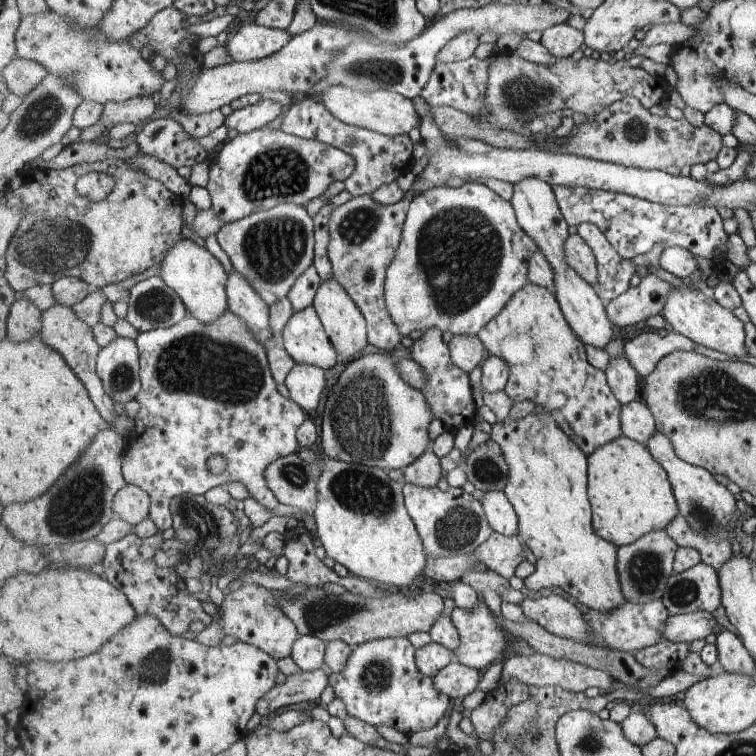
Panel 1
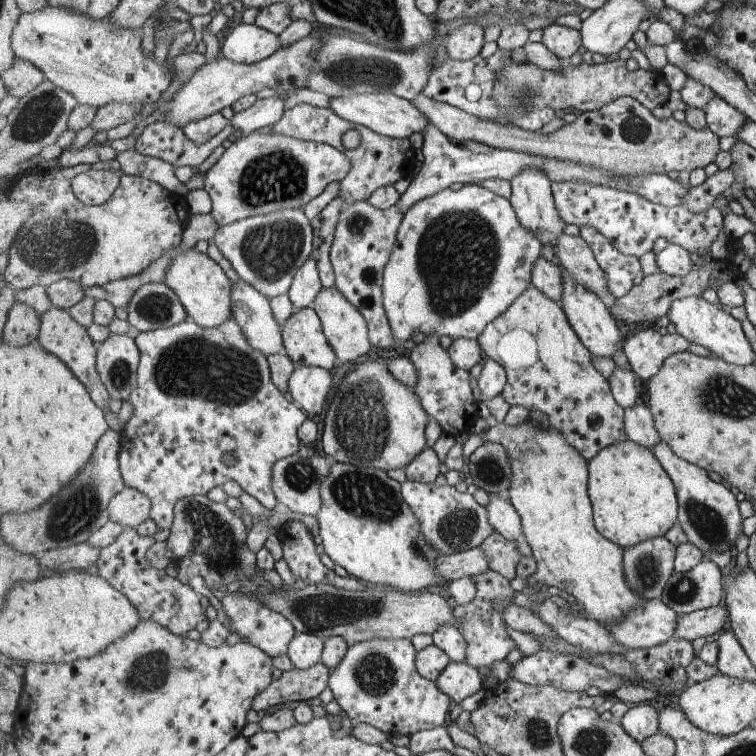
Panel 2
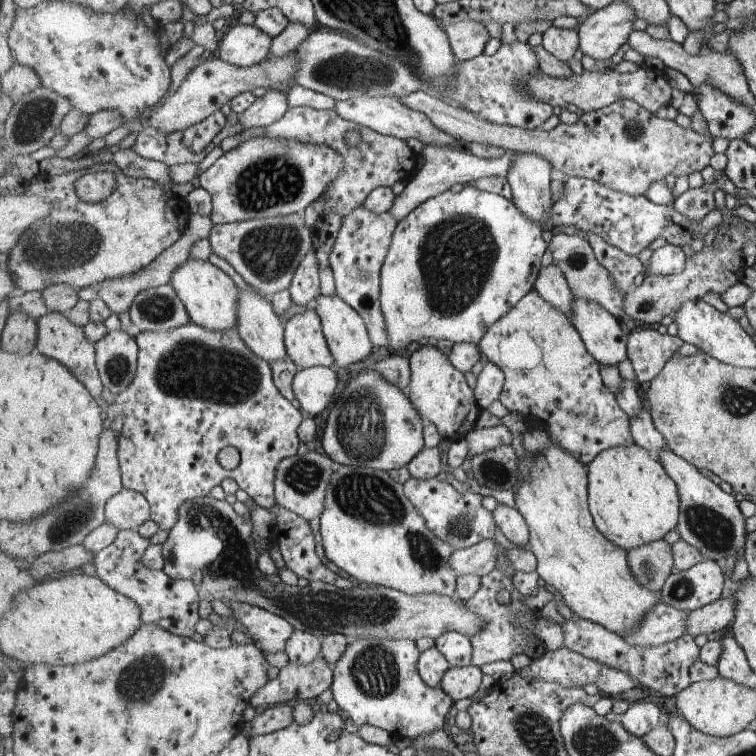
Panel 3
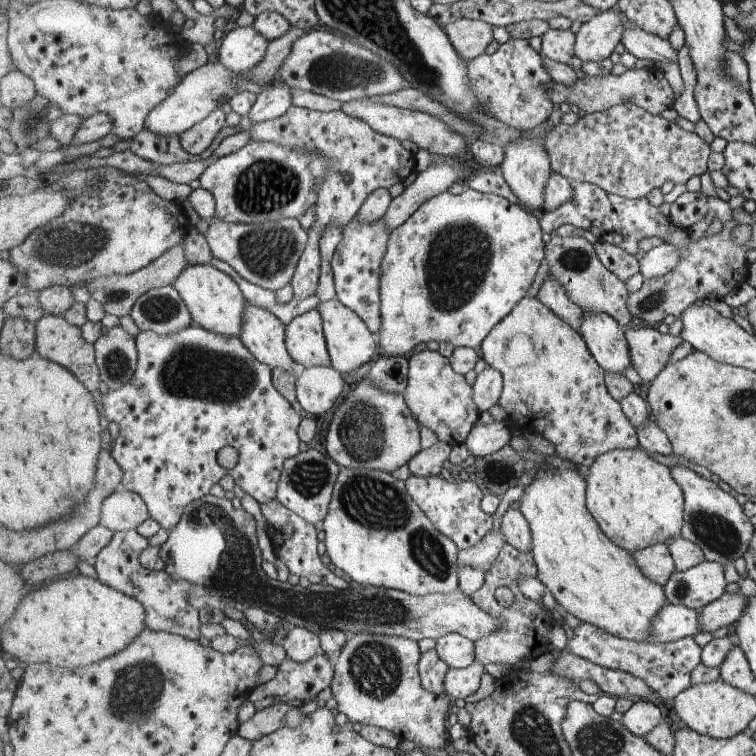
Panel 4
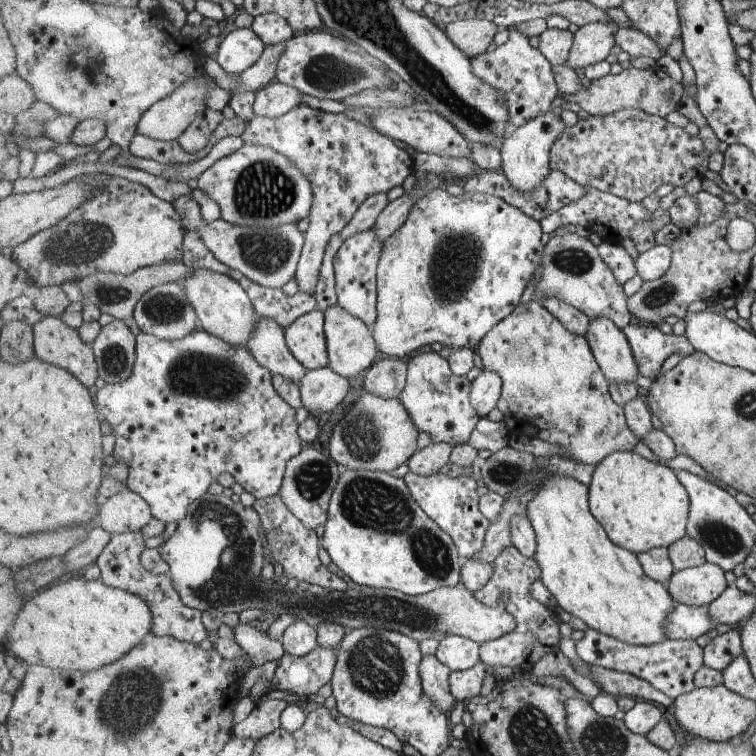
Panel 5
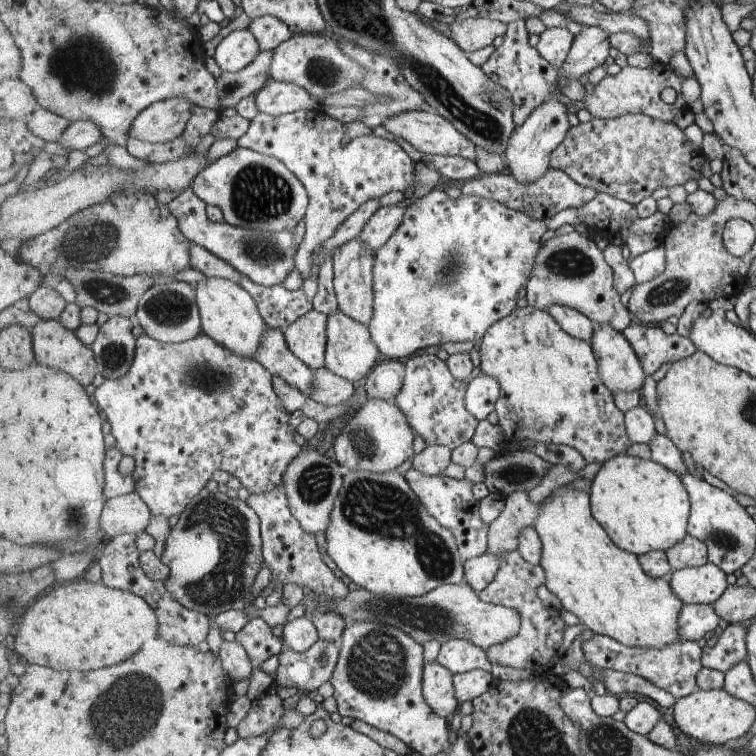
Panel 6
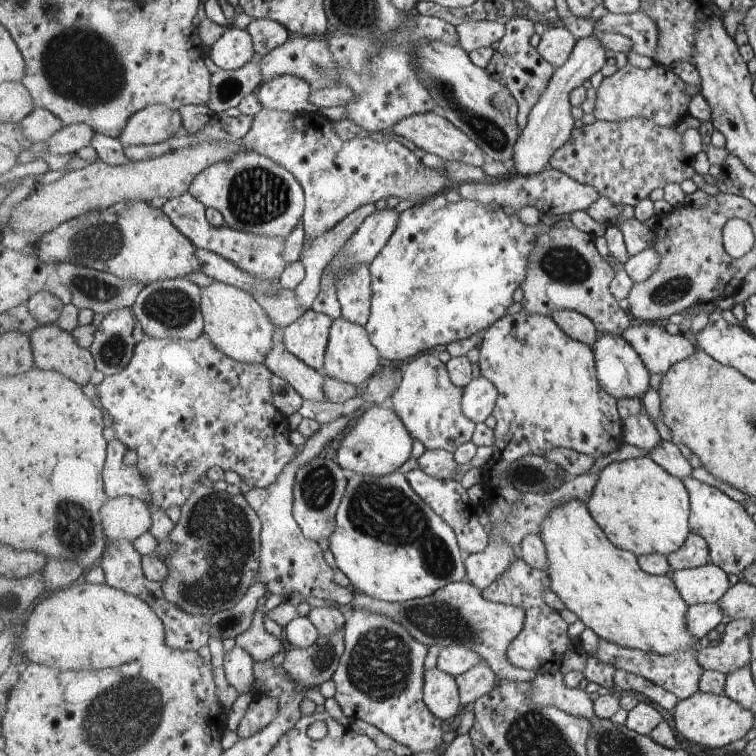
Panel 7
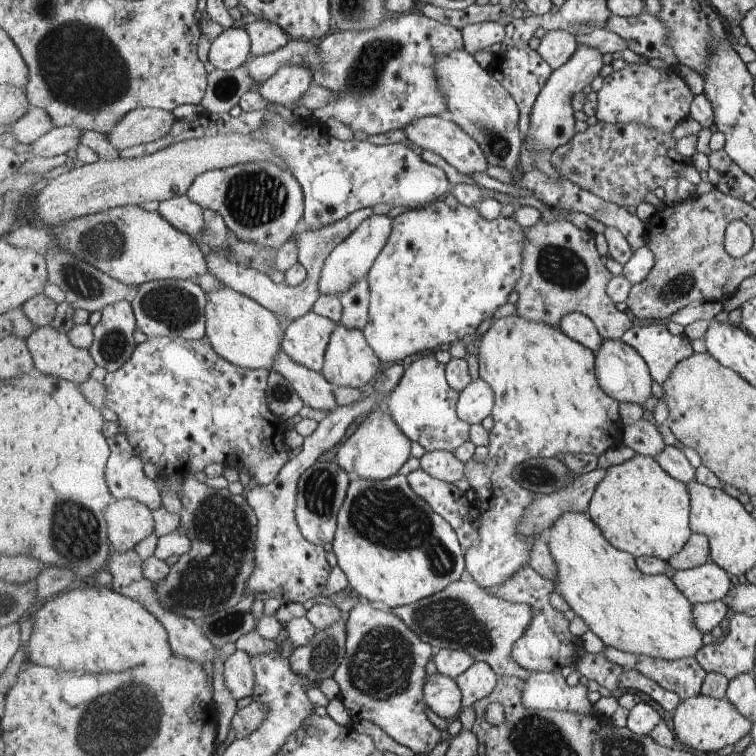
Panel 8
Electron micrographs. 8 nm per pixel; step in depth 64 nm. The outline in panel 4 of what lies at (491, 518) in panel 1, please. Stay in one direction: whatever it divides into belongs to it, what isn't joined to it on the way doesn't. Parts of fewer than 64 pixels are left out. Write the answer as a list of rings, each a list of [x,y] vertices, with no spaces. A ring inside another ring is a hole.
[[[507,509],[501,518],[500,529],[505,533],[506,539],[515,548],[529,552],[533,548],[533,535],[530,521],[520,509]]]

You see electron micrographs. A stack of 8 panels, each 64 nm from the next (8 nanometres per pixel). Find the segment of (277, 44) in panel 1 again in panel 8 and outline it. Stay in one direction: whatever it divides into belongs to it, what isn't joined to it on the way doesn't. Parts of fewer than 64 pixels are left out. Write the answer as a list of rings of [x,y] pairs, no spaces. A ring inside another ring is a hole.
[[[243,26],[225,29],[209,50],[209,61],[217,69],[225,72],[241,68],[252,57],[251,39]]]

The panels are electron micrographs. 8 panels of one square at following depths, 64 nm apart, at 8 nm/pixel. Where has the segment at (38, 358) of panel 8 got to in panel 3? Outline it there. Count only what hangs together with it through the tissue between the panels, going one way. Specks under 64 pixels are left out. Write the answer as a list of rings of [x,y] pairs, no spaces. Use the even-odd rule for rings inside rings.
[[[49,312],[46,316],[37,320],[38,322],[38,344],[37,349],[48,358],[57,360],[66,366],[87,389],[91,395],[102,402],[103,385],[98,365],[96,364],[95,346],[87,339],[83,327],[73,324],[67,314]]]

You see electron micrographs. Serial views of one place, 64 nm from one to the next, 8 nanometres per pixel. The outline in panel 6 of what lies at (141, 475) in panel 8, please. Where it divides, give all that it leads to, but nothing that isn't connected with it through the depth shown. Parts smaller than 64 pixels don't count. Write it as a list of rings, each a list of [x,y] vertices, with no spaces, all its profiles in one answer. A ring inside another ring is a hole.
[[[117,445],[107,450],[104,485],[104,495],[107,500],[136,492],[133,475],[125,476],[125,474],[121,474],[121,468],[119,468],[121,458],[123,458],[123,452],[117,448]]]

